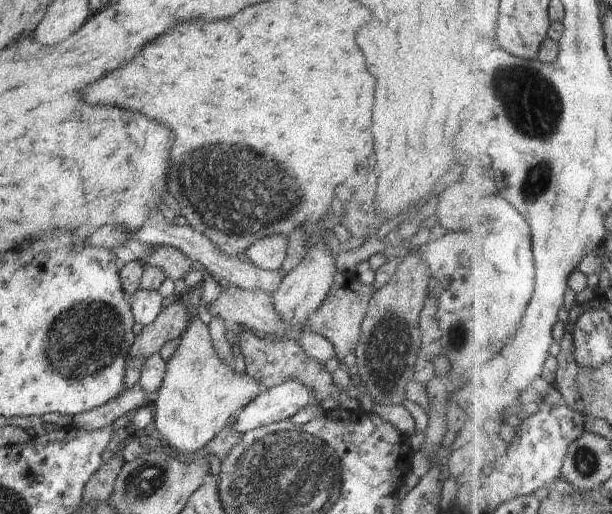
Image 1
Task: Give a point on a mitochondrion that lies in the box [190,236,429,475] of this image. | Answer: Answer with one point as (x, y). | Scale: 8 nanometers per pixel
(388, 354)

